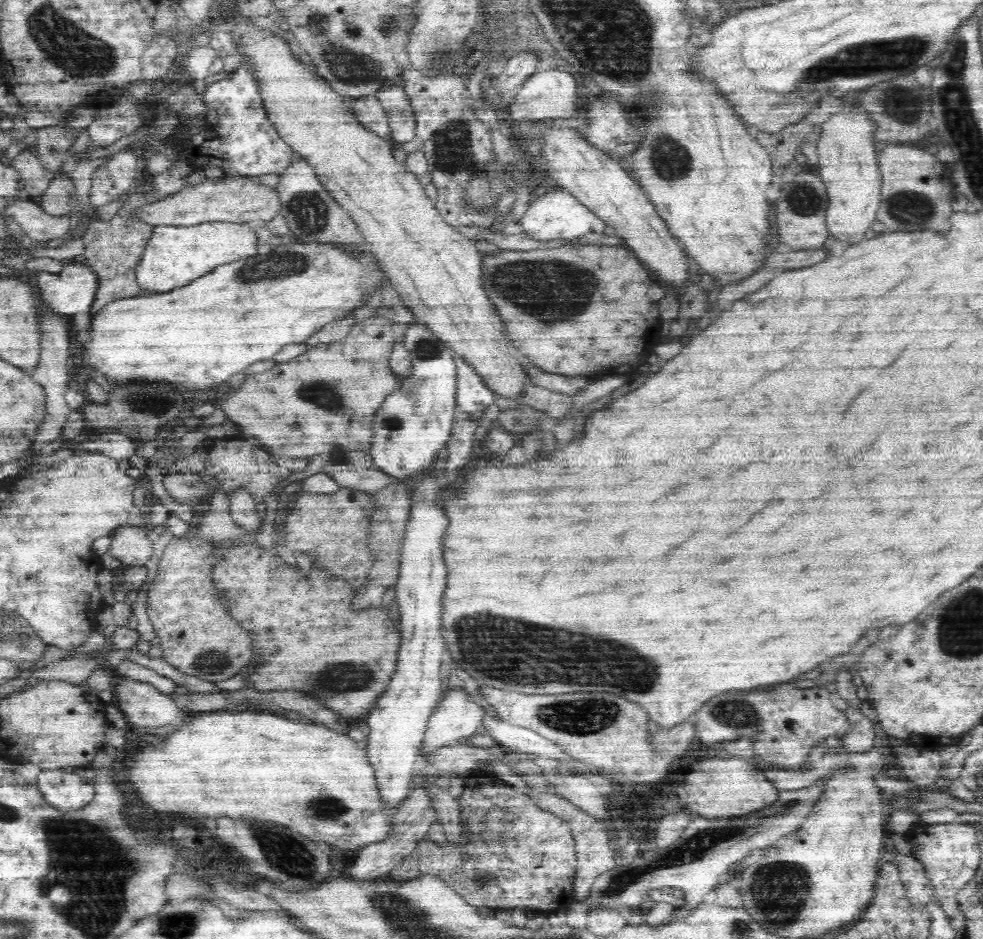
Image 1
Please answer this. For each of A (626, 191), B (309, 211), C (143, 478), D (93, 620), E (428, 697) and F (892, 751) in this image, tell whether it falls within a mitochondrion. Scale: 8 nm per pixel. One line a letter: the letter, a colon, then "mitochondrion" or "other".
A: other
B: mitochondrion
C: other
D: other
E: other
F: other

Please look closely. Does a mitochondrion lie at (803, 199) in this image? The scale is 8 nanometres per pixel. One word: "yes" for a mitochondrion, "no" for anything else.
yes

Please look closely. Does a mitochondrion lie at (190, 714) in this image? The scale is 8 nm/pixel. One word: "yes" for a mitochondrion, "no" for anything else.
no

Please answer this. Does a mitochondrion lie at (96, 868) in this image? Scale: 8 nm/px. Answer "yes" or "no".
yes

